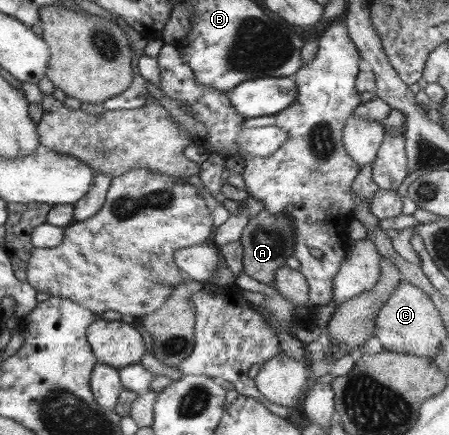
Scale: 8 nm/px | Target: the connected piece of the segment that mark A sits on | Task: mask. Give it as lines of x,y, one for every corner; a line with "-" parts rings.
257,211
248,217
239,237
242,245
242,273
256,279
260,283
272,285
274,274
279,267
285,265
286,259
294,255
294,226
286,214

